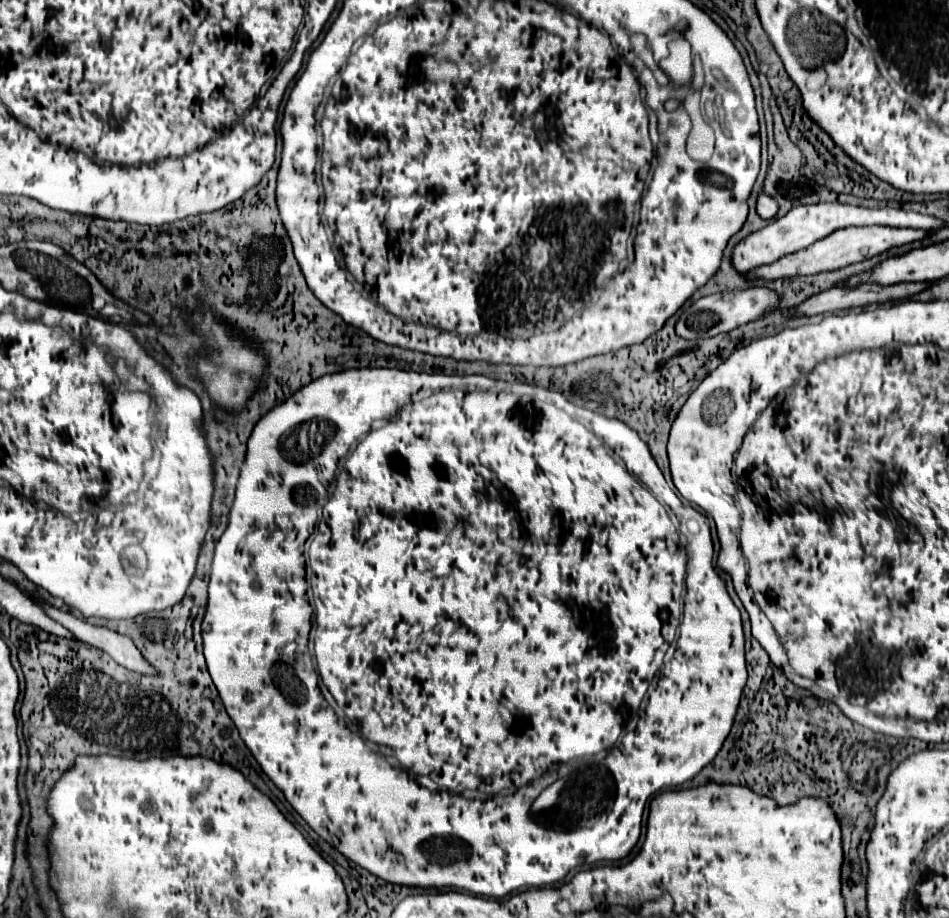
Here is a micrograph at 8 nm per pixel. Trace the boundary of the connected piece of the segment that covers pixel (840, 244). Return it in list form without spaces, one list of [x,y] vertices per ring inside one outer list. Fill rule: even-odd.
[[[866,226],[866,228],[842,228],[836,230],[832,236],[812,244],[808,250],[800,250],[794,254],[788,254],[784,258],[780,258],[774,264],[768,266],[760,266],[752,272],[748,272],[750,278],[792,278],[792,276],[808,276],[808,274],[818,274],[818,272],[826,272],[826,270],[838,270],[842,266],[848,264],[856,264],[868,258],[874,258],[890,248],[902,246],[902,244],[910,244],[916,240],[924,240],[928,236],[932,236],[932,230],[914,230],[914,228],[888,228],[888,226]]]

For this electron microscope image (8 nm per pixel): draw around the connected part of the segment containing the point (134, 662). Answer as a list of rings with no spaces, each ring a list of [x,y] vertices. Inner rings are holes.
[[[36,600],[38,606],[42,606],[42,610],[56,622],[60,622],[64,628],[68,628],[76,640],[82,640],[86,644],[92,644],[104,652],[108,652],[118,664],[126,666],[128,670],[140,672],[140,674],[154,674],[154,668],[142,658],[142,654],[138,652],[138,648],[134,646],[134,642],[128,636],[122,636],[114,630],[108,628],[100,628],[100,626],[92,626],[80,618],[76,618],[70,612],[62,612],[54,606],[50,606],[44,600]]]

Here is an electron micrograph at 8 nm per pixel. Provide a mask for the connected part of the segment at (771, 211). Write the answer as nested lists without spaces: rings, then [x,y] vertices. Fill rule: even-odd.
[[[760,194],[760,196],[758,196],[756,208],[758,208],[758,214],[760,214],[762,218],[766,218],[766,220],[770,220],[770,218],[774,218],[774,216],[778,214],[778,204],[776,204],[776,200],[774,200],[772,196],[768,196],[768,194]]]

